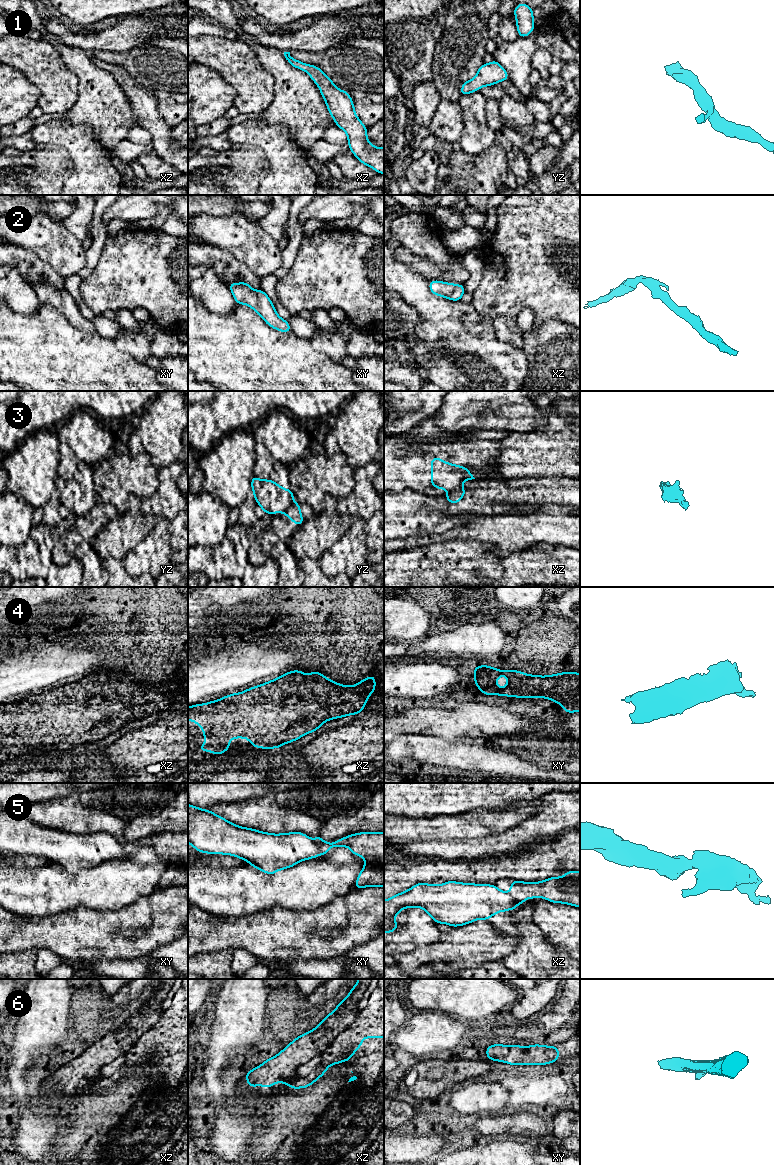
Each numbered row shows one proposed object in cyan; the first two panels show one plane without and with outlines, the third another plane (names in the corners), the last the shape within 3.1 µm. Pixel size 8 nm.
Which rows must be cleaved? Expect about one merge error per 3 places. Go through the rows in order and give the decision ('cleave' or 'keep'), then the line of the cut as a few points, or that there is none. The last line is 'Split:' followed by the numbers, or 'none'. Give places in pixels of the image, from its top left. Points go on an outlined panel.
1: keep; cut none
2: keep; cut none
3: cleave; cut xz (463, 488), (449, 492)
4: keep; cut none
5: cleave; cut xy (314, 842), (321, 854)
6: keep; cut none
Split: 3, 5

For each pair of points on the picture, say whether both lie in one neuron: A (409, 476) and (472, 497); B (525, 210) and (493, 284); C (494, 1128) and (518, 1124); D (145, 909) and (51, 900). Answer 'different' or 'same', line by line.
A: different
B: same
C: same
D: different

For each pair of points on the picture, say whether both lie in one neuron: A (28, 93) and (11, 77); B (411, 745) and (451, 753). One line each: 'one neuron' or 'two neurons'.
A: one neuron
B: one neuron

